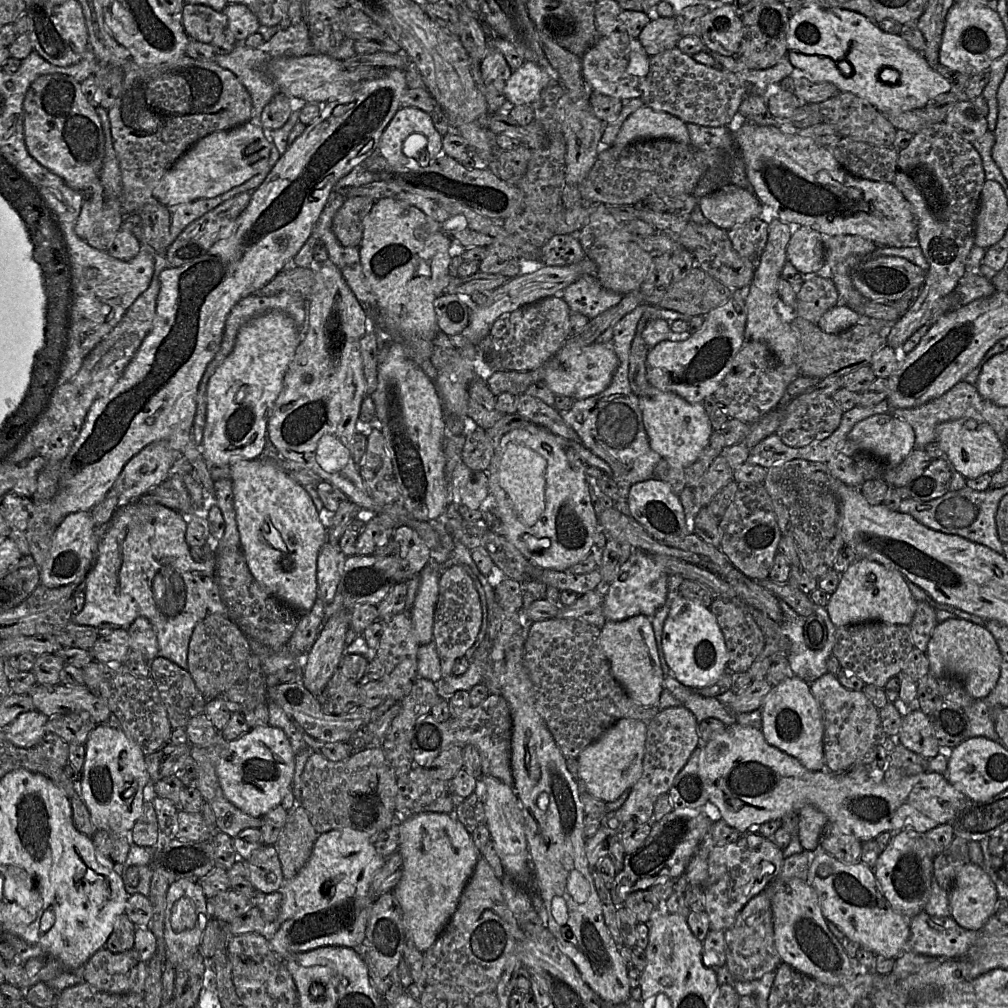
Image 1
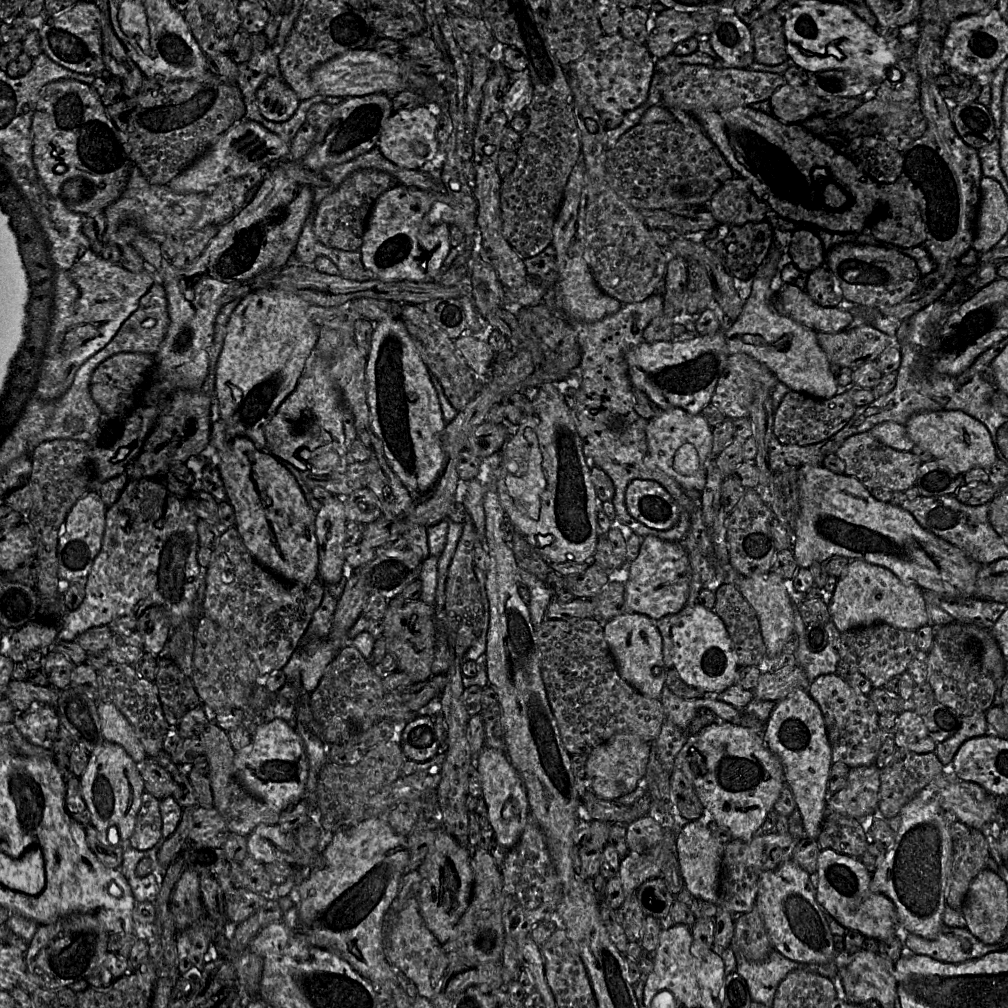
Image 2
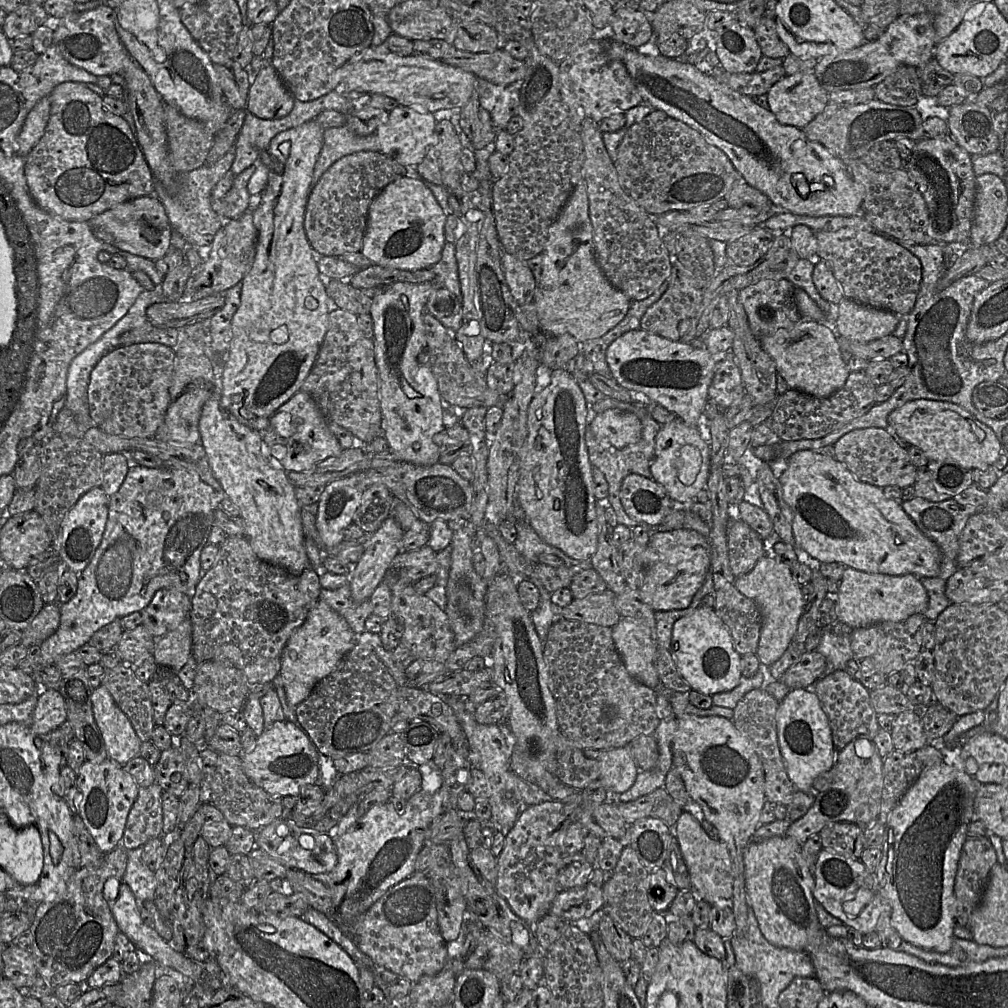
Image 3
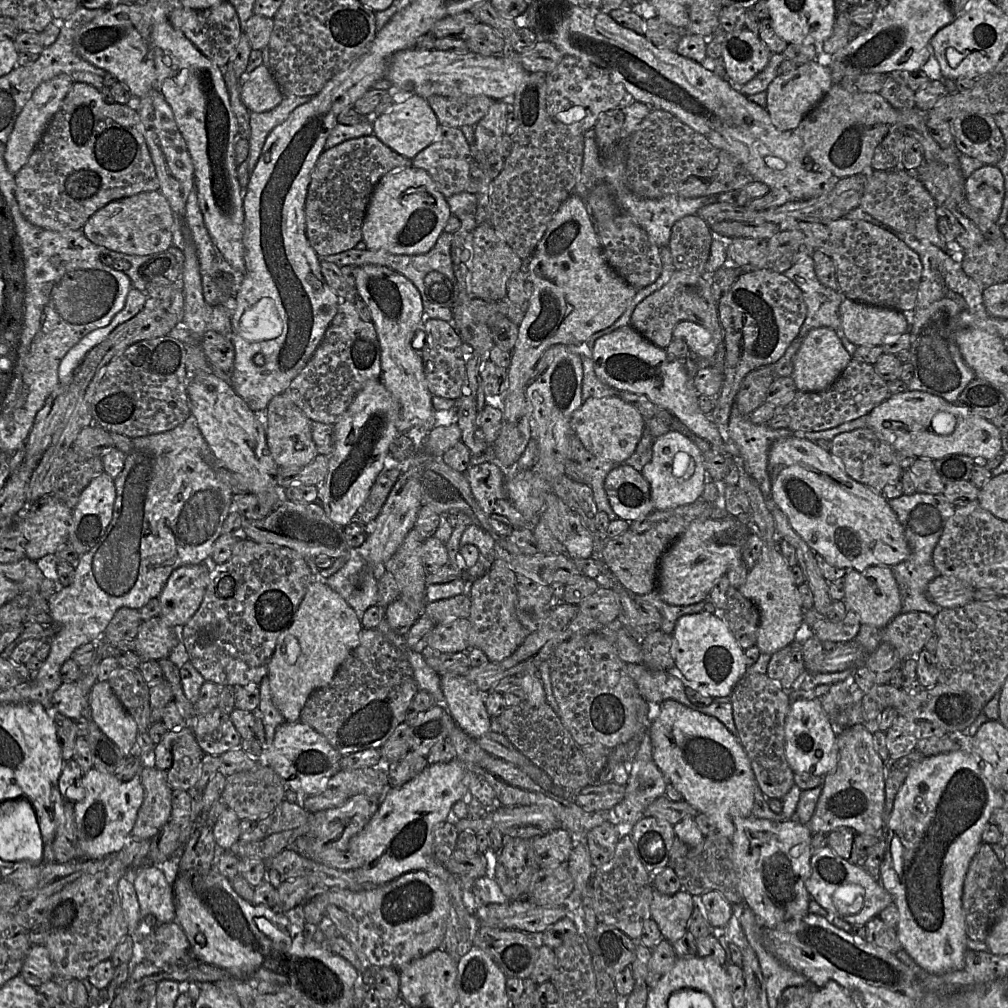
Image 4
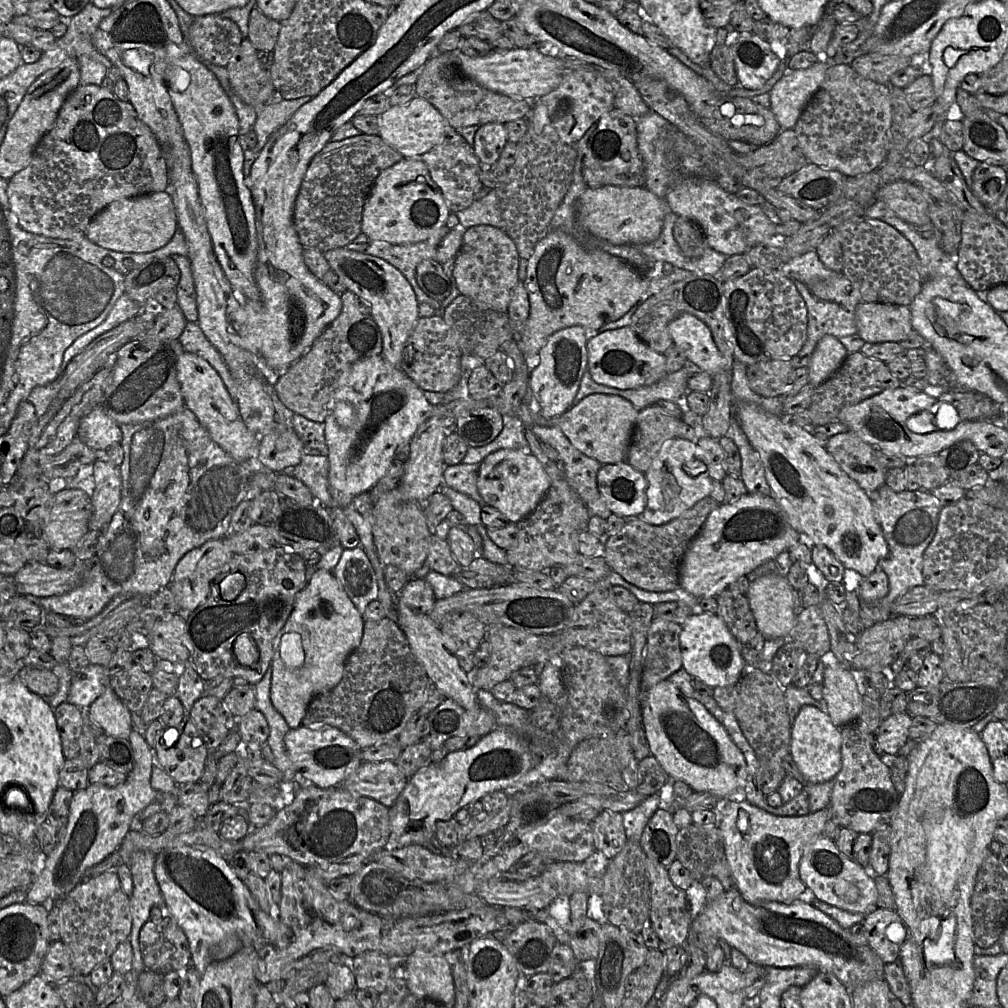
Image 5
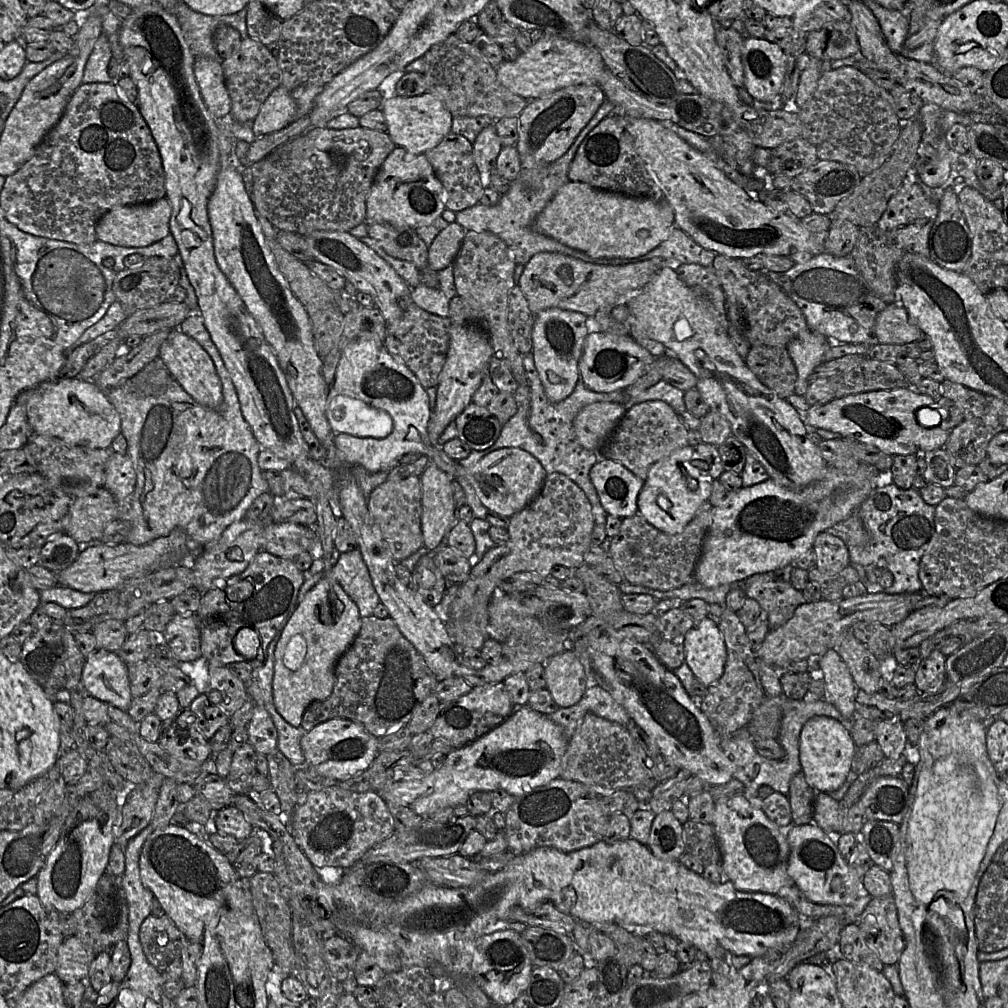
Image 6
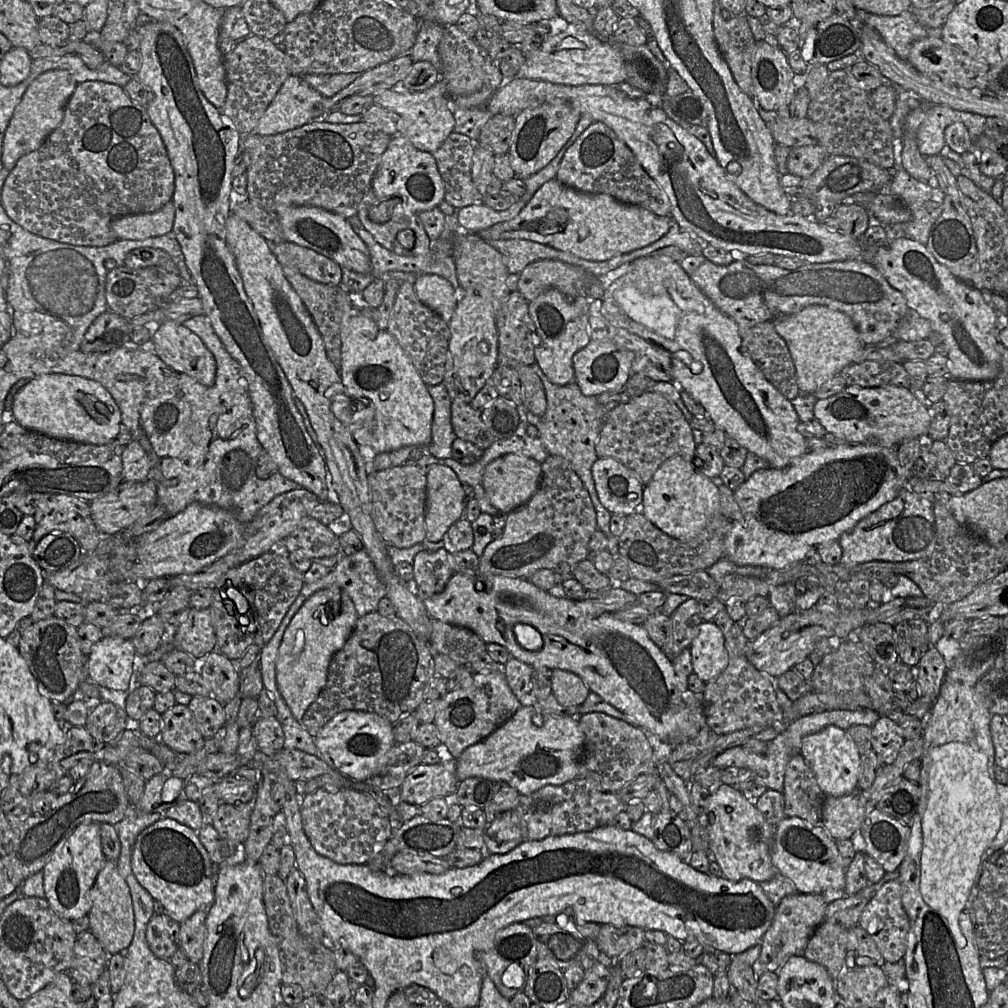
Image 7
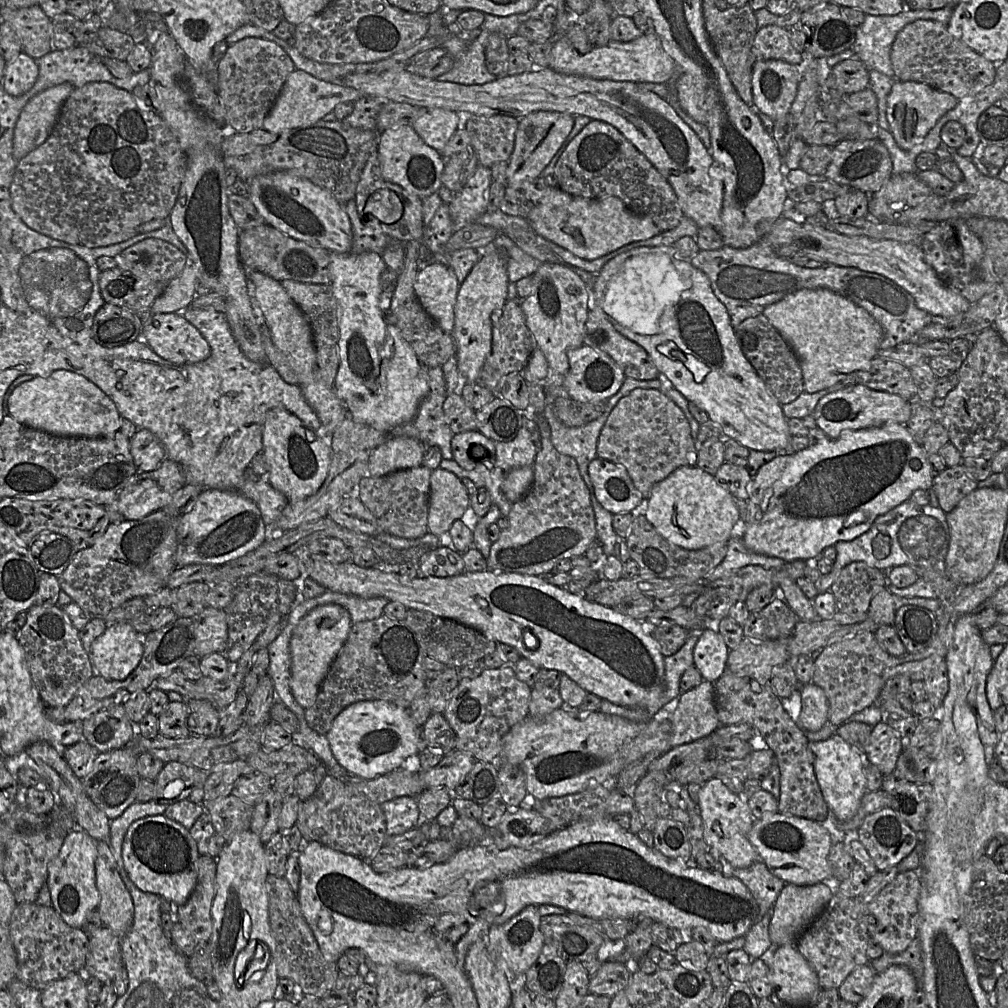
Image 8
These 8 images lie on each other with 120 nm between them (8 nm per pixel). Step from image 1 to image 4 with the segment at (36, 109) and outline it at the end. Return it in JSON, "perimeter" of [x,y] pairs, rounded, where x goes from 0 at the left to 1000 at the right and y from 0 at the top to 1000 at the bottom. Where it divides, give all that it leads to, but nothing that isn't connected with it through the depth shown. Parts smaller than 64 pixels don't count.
{"perimeter":[[[81,81],[71,84],[27,161],[15,173],[15,195],[22,213],[31,222],[54,229],[80,227],[105,202],[158,186],[134,105],[105,102],[97,88]]]}

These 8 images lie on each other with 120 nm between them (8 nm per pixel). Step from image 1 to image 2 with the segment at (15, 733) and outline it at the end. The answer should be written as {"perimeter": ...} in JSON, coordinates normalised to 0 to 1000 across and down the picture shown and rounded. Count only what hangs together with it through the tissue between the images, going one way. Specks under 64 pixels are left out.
{"perimeter":[[[46,698],[35,699],[27,706],[17,708],[14,716],[23,731],[38,740],[48,739],[60,722],[55,701]]]}

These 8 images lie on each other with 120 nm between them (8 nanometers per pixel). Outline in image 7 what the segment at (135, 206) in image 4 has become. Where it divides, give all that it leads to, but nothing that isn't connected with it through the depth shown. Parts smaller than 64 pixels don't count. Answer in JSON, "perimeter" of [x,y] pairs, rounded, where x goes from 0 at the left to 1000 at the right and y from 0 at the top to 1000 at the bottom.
{"perimeter":[[[171,198],[150,211],[123,213],[110,220],[115,238],[142,238],[171,229],[174,207]]]}

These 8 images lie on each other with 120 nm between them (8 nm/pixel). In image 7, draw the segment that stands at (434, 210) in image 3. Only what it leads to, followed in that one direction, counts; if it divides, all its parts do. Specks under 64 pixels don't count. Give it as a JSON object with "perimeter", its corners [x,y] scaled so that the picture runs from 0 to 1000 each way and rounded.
{"perimeter":[[[400,134],[389,135],[379,153],[368,187],[376,197],[396,196],[407,208],[419,209],[436,205],[441,198],[441,188],[429,152],[412,147]]]}

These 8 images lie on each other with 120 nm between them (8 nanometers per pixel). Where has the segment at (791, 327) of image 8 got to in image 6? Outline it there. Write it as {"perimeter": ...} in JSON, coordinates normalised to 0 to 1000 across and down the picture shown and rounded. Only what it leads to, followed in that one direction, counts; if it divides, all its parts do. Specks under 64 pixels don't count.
{"perimeter":[[[801,326],[786,336],[781,348],[791,368],[789,391],[798,393],[804,381],[803,373],[816,359],[824,338],[817,332]]]}

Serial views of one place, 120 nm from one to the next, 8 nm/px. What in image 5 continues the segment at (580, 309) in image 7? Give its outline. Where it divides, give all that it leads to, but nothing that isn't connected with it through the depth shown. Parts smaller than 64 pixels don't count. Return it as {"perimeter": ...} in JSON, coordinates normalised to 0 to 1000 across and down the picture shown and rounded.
{"perimeter":[[[567,323],[551,329],[536,347],[535,361],[526,368],[525,385],[529,396],[536,402],[536,412],[541,416],[555,415],[568,402],[583,365],[582,340],[581,326]]]}

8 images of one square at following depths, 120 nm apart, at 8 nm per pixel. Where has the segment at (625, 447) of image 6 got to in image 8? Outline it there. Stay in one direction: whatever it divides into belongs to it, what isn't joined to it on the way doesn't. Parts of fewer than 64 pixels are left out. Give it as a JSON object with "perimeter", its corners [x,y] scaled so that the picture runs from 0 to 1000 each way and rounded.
{"perimeter":[[[631,385],[614,397],[599,421],[592,441],[594,454],[617,461],[639,496],[647,483],[676,462],[690,462],[691,443],[678,408],[655,386]]]}

